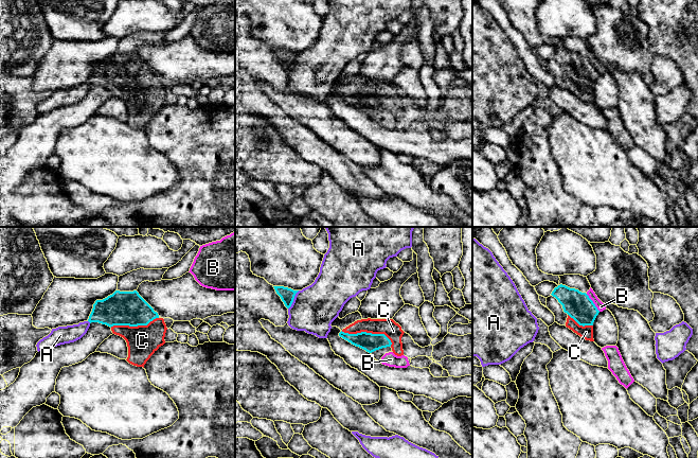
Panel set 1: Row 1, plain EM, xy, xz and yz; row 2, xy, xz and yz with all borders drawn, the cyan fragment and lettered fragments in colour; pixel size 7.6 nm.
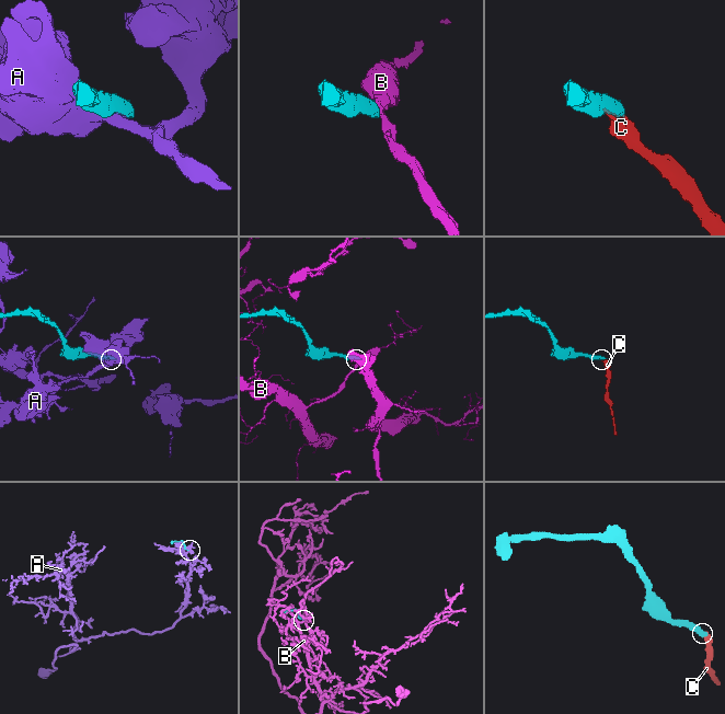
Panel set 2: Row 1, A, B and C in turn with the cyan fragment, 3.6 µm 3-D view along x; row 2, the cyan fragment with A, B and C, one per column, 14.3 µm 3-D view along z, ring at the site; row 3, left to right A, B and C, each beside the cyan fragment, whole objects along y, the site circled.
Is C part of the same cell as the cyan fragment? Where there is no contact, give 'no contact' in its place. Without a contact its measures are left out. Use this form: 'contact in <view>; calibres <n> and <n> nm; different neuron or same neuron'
contact in xz; calibres 140 and 130 nm; same neuron

